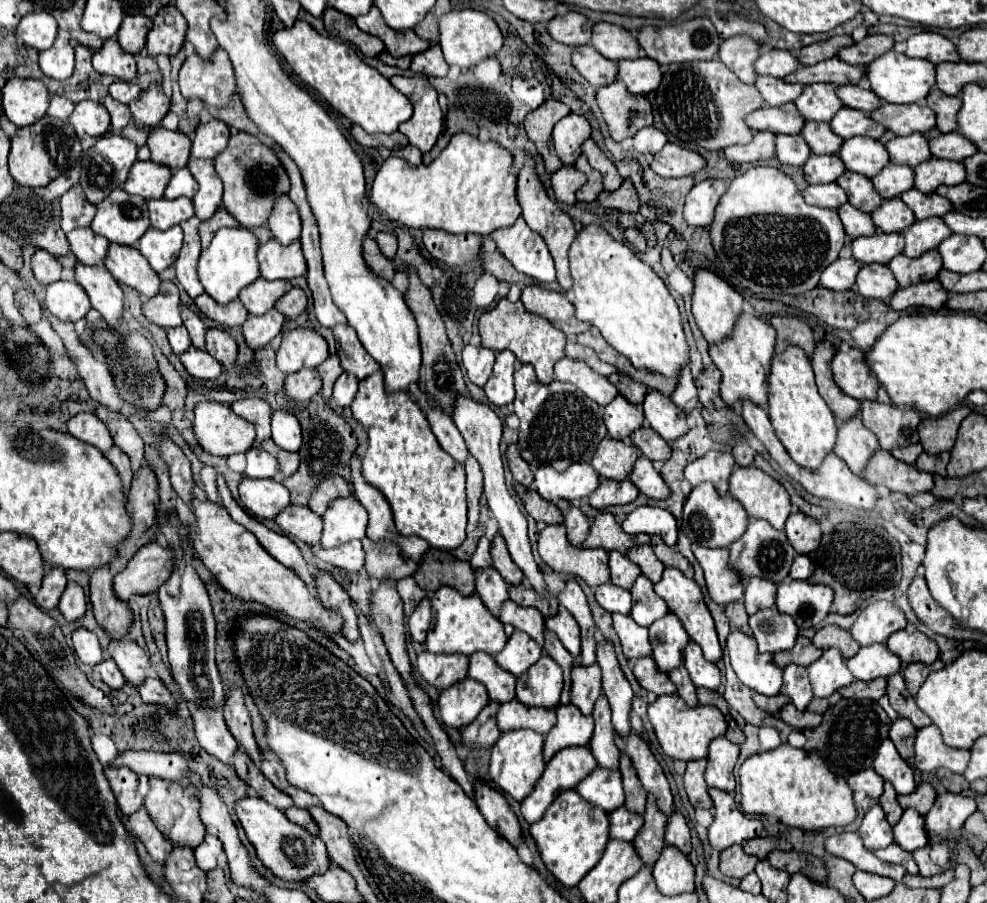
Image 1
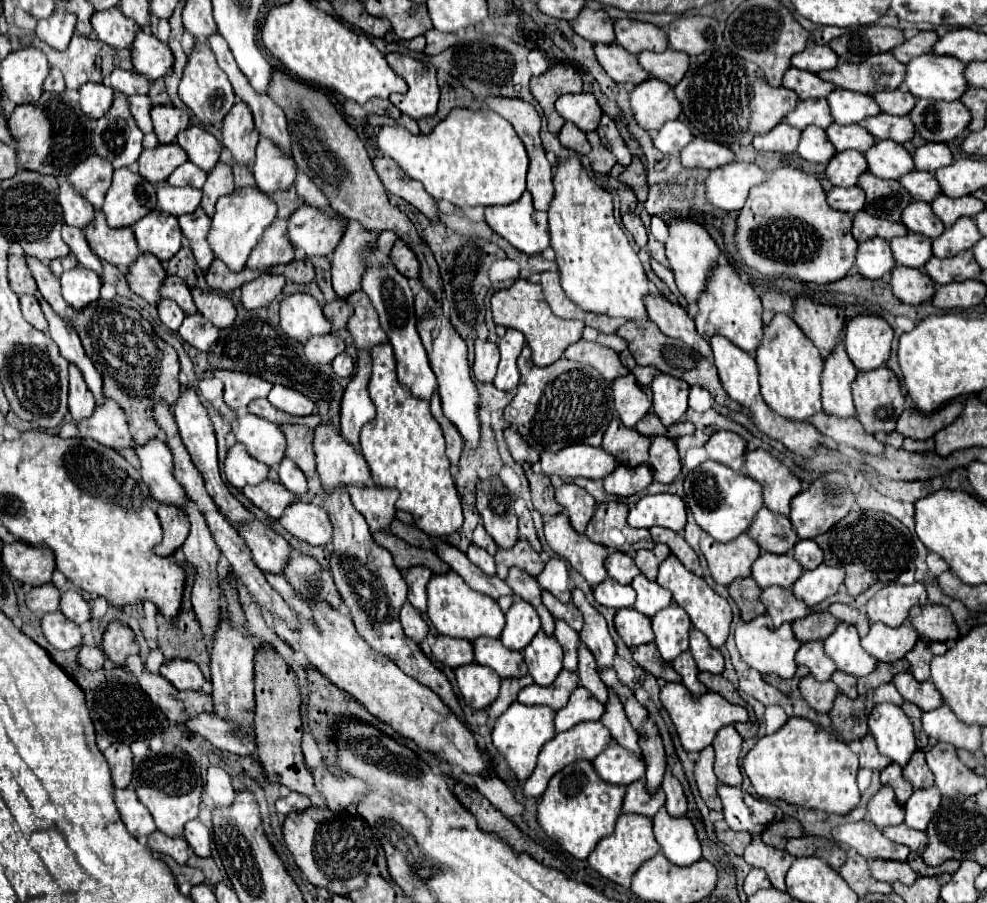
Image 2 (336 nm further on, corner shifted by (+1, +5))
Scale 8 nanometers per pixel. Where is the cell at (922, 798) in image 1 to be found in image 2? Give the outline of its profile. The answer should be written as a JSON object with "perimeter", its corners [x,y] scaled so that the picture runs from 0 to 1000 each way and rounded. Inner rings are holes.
{"perimeter":[[[927,832],[921,845],[915,849],[915,858],[923,865],[925,874],[939,874],[945,869],[945,856],[937,845],[937,834]]]}

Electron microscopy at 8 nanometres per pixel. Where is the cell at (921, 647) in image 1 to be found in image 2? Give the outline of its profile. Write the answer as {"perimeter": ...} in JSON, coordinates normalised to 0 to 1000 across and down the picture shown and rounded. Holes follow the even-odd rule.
{"perimeter":[[[941,668],[923,674],[921,690],[931,699],[933,705],[939,705],[943,710],[966,710],[972,705],[972,697],[966,688],[966,681],[955,670]]]}

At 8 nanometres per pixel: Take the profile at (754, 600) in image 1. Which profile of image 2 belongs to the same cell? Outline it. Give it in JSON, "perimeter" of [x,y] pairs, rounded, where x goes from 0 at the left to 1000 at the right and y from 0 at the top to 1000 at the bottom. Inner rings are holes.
{"perimeter":[[[771,612],[767,621],[763,623],[763,641],[767,643],[769,650],[781,650],[781,648],[793,648],[801,650],[810,637],[814,635],[814,628],[797,615],[785,615],[785,612]]]}

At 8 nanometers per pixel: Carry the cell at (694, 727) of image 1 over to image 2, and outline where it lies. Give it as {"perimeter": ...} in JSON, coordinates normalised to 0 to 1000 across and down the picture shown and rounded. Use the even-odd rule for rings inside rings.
{"perimeter":[[[676,756],[674,761],[670,761],[670,779],[678,787],[678,794],[684,801],[684,807],[688,812],[688,818],[694,832],[710,832],[722,823],[730,805],[747,798],[757,798],[755,783],[743,781],[737,774],[733,774],[728,767],[720,767],[720,765],[716,765],[710,772],[704,772],[698,767],[698,763],[692,756]]]}

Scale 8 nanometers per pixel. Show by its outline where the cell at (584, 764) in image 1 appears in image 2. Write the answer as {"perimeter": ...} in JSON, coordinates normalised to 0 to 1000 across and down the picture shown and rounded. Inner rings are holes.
{"perimeter":[[[595,798],[595,801],[585,801],[583,805],[579,805],[576,810],[570,810],[570,812],[564,812],[562,818],[558,818],[554,825],[550,825],[548,834],[546,834],[546,843],[544,843],[544,849],[542,854],[538,856],[538,860],[532,865],[530,869],[530,876],[534,883],[548,883],[556,863],[568,854],[572,847],[579,847],[583,845],[585,841],[595,841],[595,843],[601,843],[611,829],[617,827],[619,823],[619,812],[613,807],[613,803],[609,798]]]}

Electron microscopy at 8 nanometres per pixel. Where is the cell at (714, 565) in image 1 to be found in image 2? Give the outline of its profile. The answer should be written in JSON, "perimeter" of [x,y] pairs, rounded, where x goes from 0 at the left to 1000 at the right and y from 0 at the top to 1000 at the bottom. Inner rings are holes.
{"perimeter":[[[757,590],[739,601],[726,601],[718,592],[712,592],[710,612],[718,623],[722,641],[728,648],[739,648],[747,639],[761,637],[761,626],[769,617],[771,608],[761,595],[757,595]]]}

